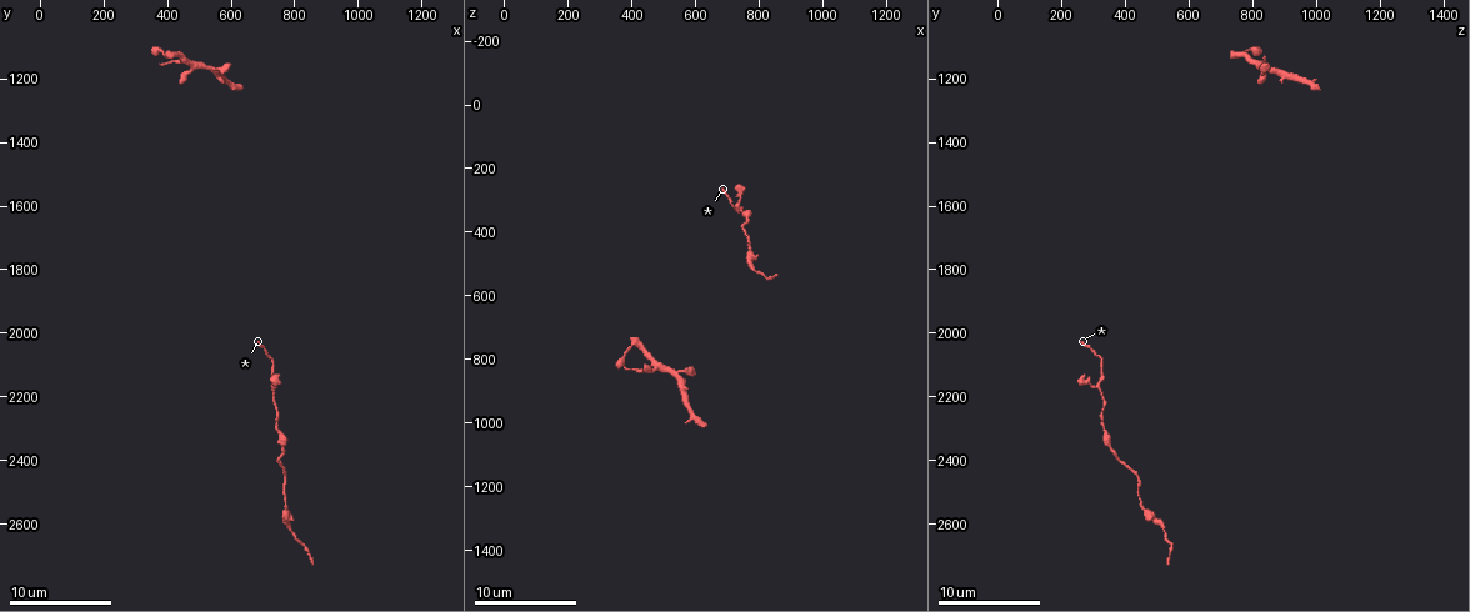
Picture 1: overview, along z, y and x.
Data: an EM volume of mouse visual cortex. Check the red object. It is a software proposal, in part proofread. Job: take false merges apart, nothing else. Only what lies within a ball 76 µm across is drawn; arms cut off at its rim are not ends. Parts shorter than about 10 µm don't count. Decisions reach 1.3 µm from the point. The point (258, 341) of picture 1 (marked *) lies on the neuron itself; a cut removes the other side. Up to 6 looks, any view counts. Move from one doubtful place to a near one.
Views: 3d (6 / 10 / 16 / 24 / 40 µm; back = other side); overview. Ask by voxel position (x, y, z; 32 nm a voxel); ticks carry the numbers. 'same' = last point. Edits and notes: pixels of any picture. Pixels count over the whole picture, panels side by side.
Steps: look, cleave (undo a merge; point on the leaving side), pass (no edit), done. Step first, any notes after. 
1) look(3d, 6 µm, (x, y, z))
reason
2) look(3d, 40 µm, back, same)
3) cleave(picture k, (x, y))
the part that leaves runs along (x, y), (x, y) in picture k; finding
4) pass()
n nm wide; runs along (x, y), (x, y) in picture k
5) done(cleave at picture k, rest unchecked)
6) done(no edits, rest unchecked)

look(3d, 10 µm, (730, 2180, 320))
three-way junction

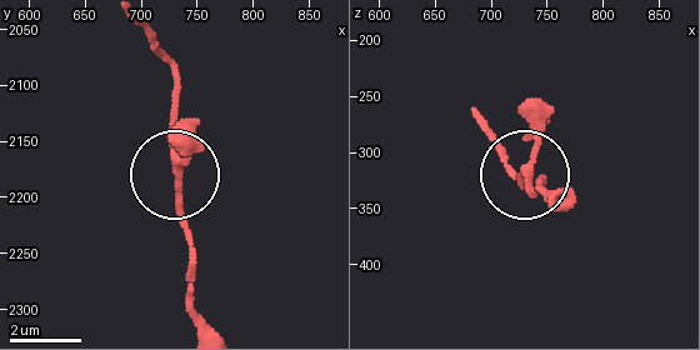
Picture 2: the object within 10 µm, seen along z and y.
look(3d, 6 µm, (734, 2184, 324))

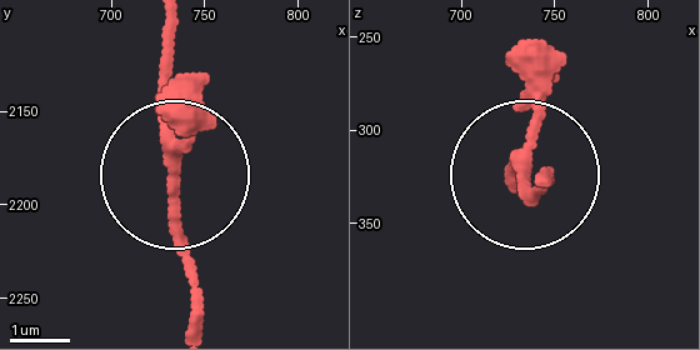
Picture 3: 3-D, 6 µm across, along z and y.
pass()
3 arms; runs along (175, 25), (189, 324) in picture 3; one neuron here

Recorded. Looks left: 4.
look(3d, 16 µm, (770, 2360, 360))
calibre changes

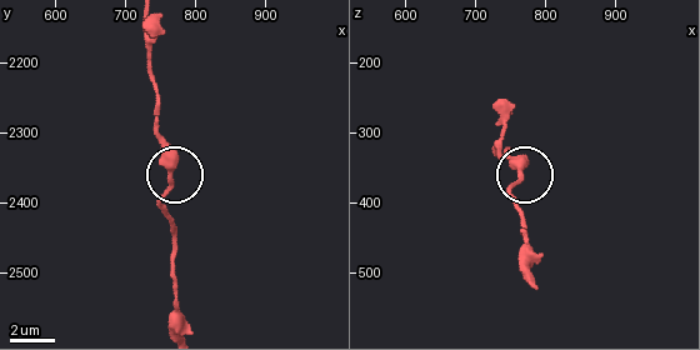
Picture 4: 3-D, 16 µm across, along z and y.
pass()
one neuron here

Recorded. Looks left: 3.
look(3d, 10 µm, (470, 1160, 820))
four arms meet

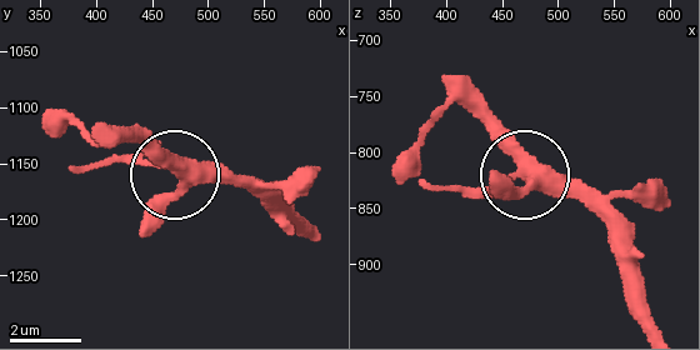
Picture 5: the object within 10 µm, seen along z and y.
pass()
4 arms; all the same neuron

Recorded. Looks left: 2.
done(no edits, rest unchecked)

